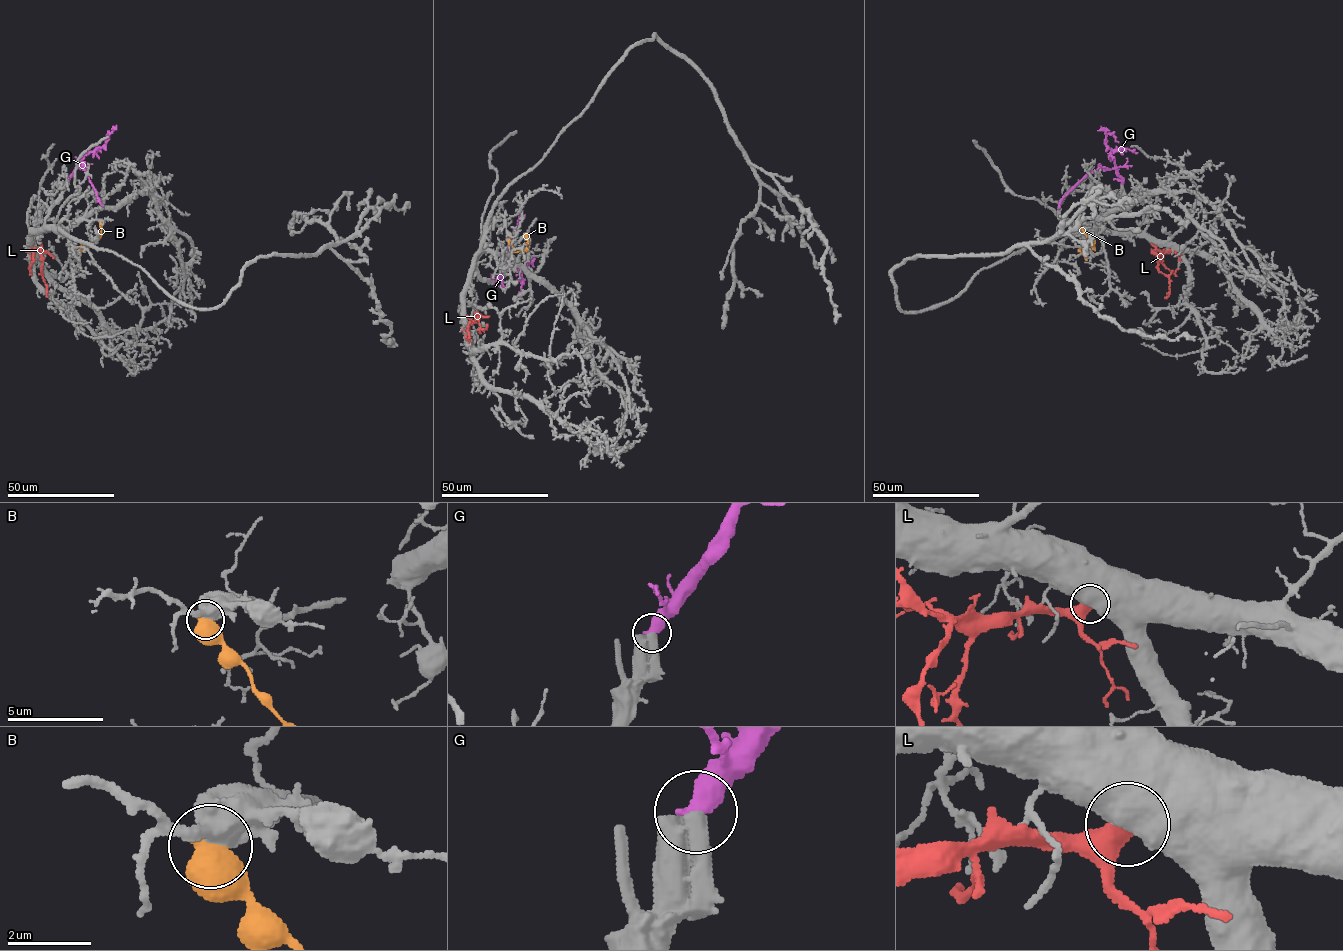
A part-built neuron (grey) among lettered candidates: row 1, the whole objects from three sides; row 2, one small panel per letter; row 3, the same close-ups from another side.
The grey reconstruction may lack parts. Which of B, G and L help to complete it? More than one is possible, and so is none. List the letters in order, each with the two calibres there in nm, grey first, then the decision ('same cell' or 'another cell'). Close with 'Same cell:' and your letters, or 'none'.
B: calibres 600 and 650 nm; another cell
G: calibres 650 and 550 nm; same cell
L: calibres 750 and 600 nm; another cell
Same cell: G

